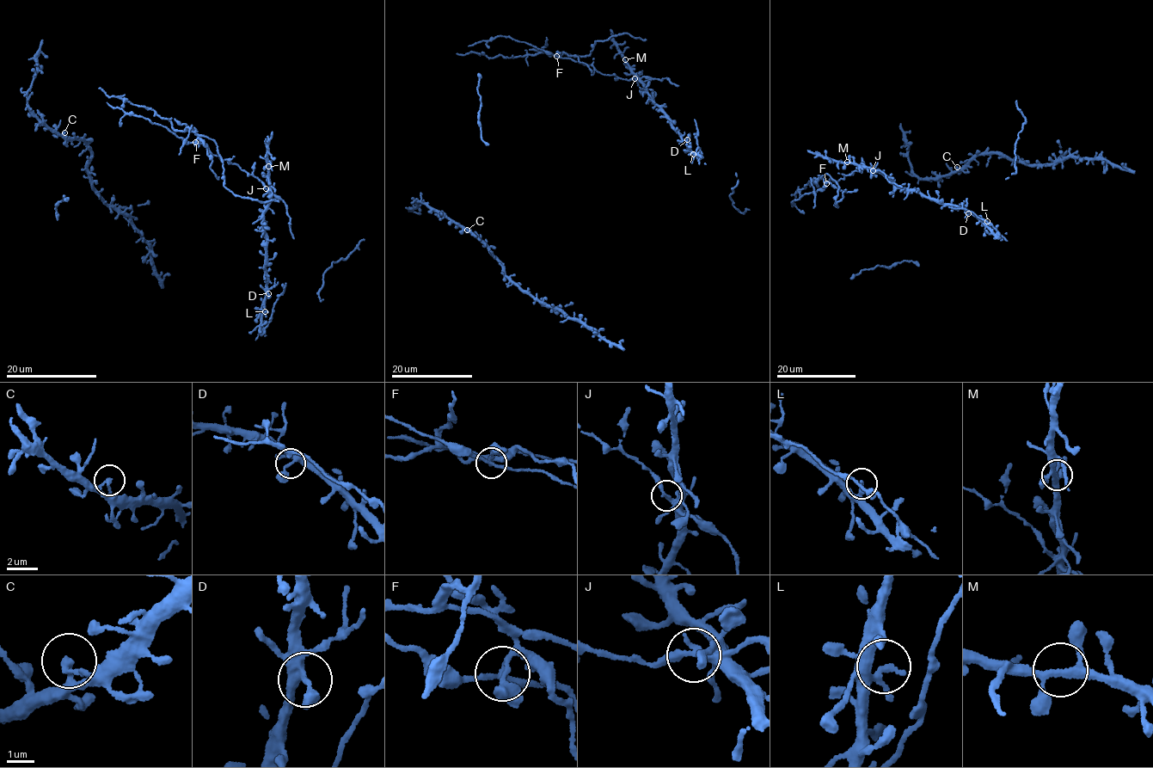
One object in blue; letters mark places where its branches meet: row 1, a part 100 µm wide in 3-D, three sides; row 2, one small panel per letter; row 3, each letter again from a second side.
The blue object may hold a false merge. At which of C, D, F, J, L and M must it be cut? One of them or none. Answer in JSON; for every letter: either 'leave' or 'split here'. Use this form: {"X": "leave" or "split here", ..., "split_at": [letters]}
{"C": "leave", "D": "leave", "F": "split here", "J": "leave", "L": "leave", "M": "leave", "split_at": ["F"]}

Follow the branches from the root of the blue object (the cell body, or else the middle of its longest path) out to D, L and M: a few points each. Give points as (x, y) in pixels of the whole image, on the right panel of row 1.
D: (804, 213), (792, 202), (794, 199), (819, 189), (831, 179), (837, 181), (868, 167), (896, 185), (968, 213)
L: (804, 213), (792, 202), (794, 199), (819, 189), (831, 179), (837, 181), (868, 167), (896, 185), (987, 221)
M: (804, 213), (792, 202), (794, 199), (855, 170), (872, 170), (847, 162)

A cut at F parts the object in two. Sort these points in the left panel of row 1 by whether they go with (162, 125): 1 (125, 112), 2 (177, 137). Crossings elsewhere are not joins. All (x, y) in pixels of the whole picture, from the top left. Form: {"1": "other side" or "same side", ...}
{"1": "same side", "2": "same side"}

